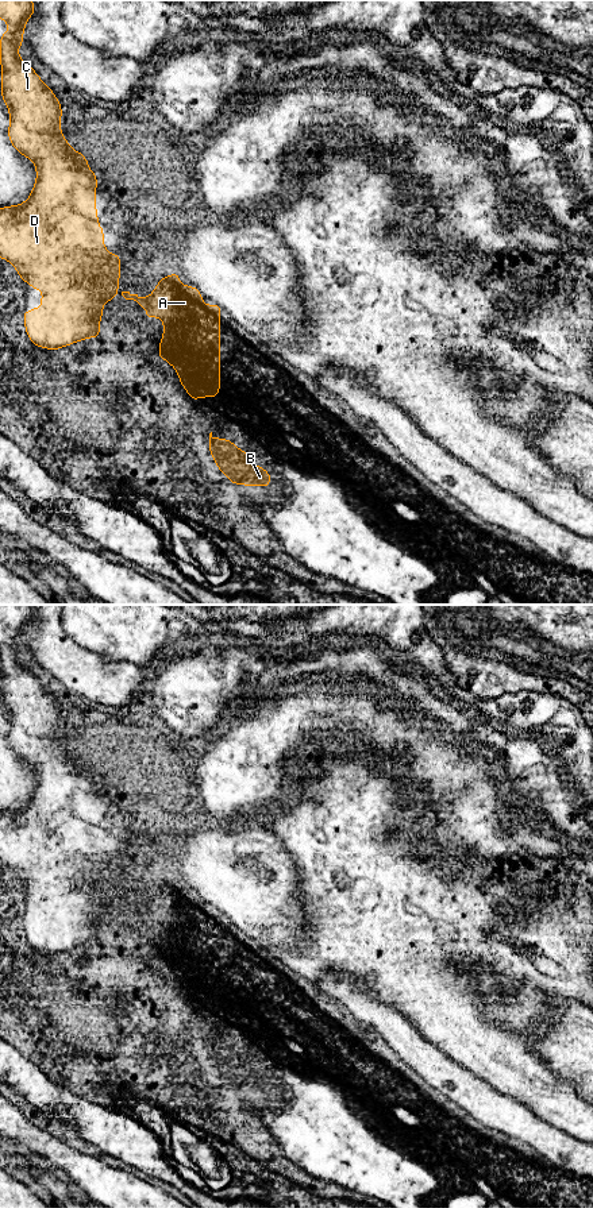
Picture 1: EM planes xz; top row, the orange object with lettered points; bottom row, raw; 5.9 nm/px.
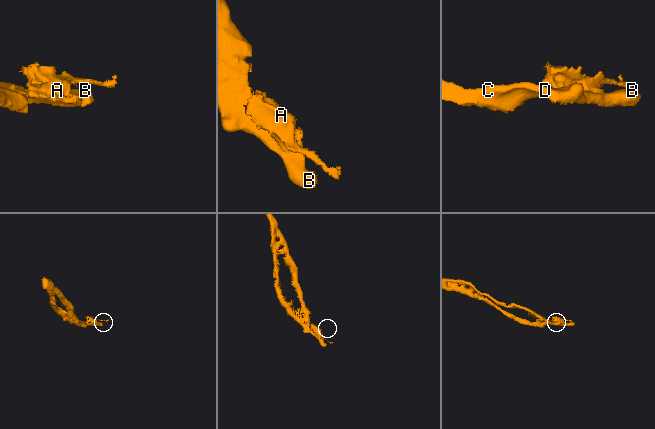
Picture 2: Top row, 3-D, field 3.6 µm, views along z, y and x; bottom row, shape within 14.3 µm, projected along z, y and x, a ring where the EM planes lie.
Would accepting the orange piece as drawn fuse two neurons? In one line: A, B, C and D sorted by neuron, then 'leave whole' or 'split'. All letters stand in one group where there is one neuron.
groups A / B C D; split

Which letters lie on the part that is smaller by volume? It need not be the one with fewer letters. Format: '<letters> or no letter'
A

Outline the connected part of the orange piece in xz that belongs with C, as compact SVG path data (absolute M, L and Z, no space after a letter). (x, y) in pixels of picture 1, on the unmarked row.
M0 605L0 624L9 630L0 644L1 703L9 715L8 742L15 754L31 764L36 772L36 786L31 800L22 810L0 813L0 862L12 868L24 888L30 888L35 896L45 894L41 900L45 911L24 915L24 933L32 949L47 954L59 954L80 945L101 941L99 927L103 921L103 910L118 899L120 860L109 858L105 854L104 834L97 829L97 781L89 775L88 764L68 749L59 734L61 707L32 671L19 661L18 652L24 649L23 633L34 617L35 610L31 605Z

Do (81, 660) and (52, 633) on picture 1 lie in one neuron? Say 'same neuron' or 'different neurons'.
same neuron

